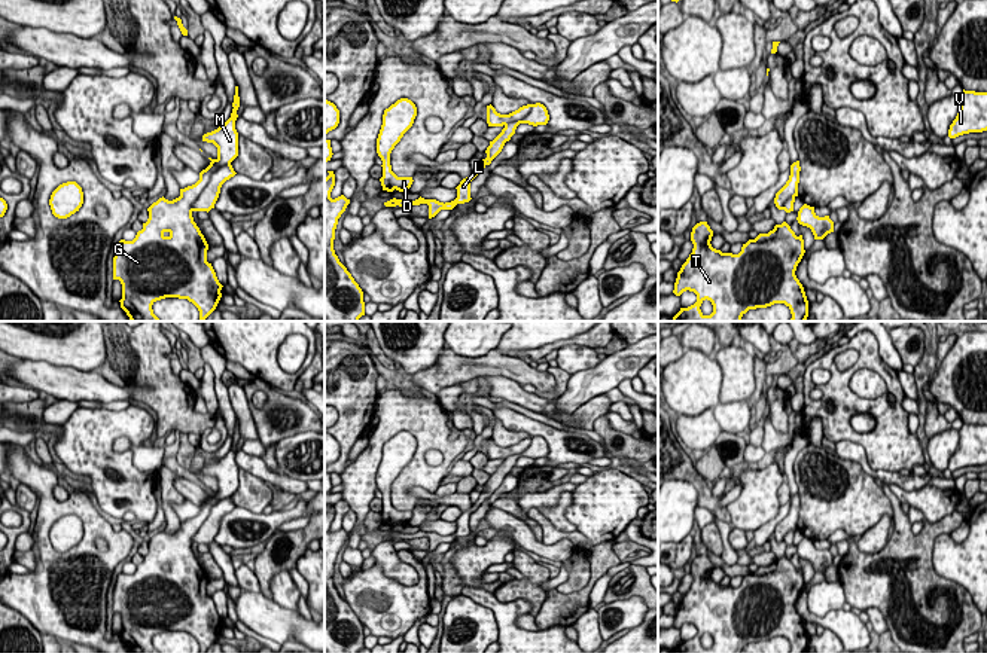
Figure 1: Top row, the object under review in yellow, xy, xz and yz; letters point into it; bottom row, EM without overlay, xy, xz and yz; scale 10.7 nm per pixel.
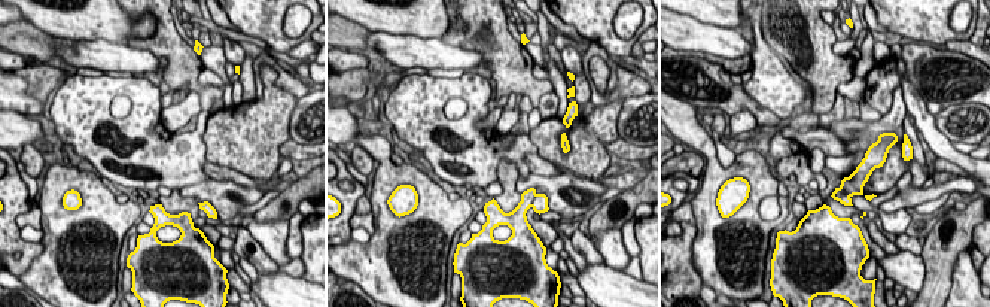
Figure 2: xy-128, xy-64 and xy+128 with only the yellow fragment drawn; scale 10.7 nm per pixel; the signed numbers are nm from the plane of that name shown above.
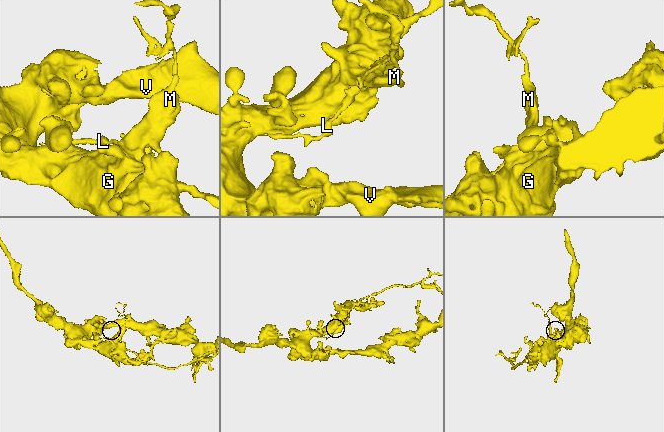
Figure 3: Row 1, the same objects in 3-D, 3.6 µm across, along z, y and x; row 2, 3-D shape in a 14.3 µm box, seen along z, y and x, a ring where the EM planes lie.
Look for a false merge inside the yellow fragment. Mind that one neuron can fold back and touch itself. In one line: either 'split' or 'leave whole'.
split

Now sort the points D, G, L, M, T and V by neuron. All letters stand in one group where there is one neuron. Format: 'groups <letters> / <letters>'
groups D G M T V / L

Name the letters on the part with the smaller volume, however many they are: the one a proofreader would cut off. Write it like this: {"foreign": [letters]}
{"foreign": ["L"]}

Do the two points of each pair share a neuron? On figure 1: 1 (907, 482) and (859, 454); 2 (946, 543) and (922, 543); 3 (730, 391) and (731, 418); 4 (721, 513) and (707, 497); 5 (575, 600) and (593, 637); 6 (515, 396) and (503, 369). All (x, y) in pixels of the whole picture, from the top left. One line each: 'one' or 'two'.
1: one
2: two
3: two
4: one
5: two
6: two

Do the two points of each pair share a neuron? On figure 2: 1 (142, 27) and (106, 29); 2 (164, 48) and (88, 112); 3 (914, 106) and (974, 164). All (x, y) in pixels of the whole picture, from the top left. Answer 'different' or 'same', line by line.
1: same
2: different
3: same

